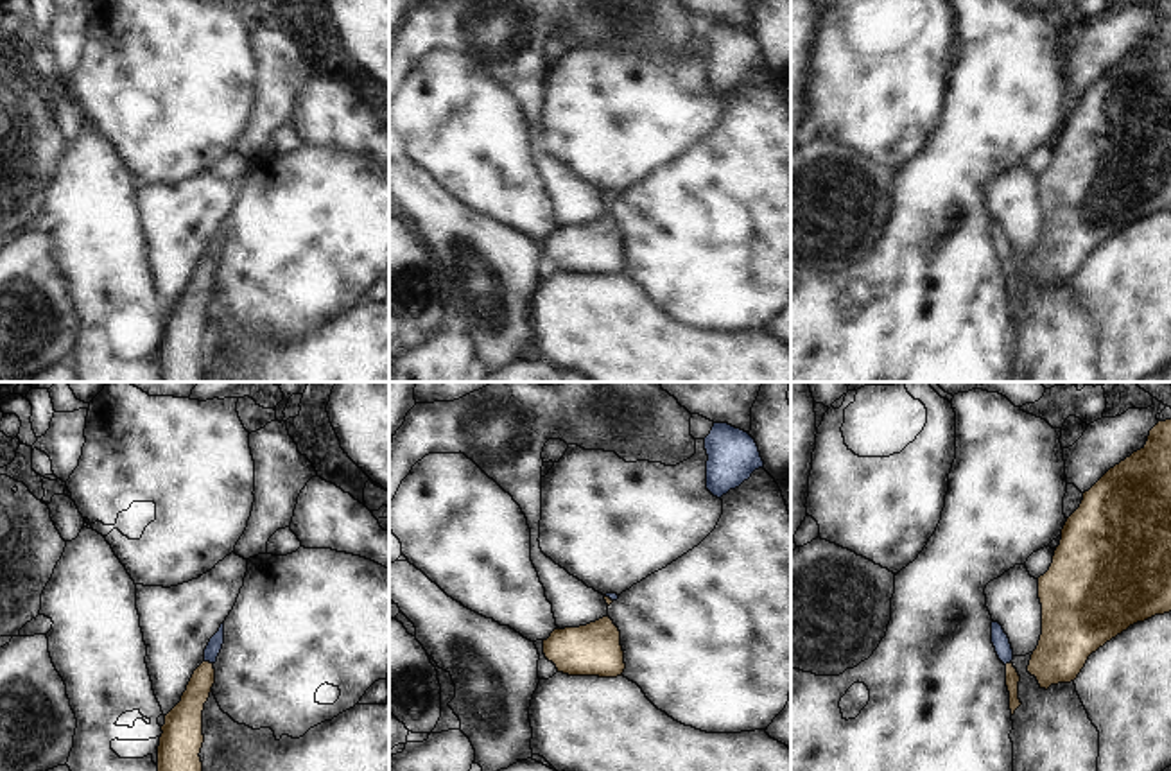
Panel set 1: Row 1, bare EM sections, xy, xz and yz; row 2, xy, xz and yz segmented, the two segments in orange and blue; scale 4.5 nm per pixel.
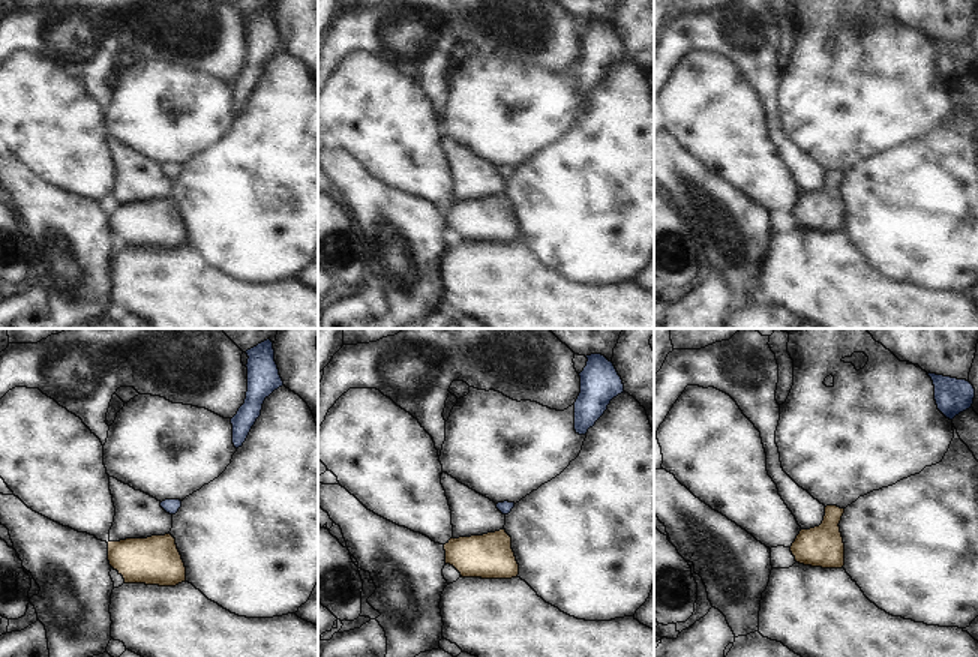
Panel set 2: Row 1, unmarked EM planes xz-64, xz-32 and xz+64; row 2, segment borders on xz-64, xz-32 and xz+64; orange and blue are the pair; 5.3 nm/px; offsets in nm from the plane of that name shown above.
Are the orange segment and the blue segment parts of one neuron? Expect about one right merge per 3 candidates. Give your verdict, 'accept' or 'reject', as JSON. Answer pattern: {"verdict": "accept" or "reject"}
{"verdict": "accept"}

